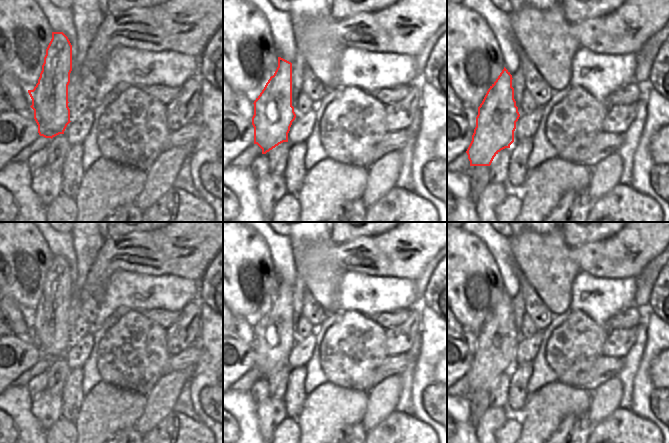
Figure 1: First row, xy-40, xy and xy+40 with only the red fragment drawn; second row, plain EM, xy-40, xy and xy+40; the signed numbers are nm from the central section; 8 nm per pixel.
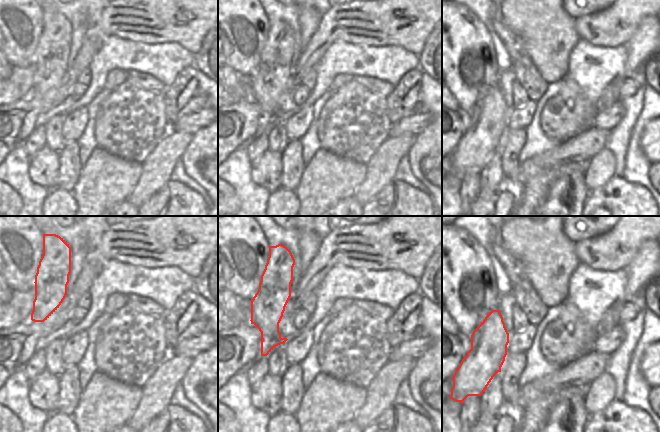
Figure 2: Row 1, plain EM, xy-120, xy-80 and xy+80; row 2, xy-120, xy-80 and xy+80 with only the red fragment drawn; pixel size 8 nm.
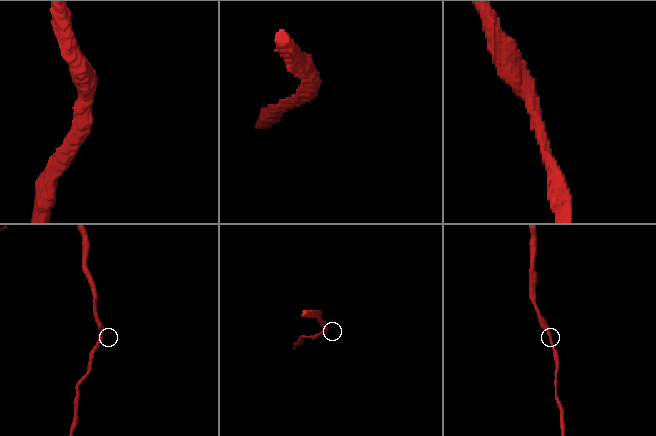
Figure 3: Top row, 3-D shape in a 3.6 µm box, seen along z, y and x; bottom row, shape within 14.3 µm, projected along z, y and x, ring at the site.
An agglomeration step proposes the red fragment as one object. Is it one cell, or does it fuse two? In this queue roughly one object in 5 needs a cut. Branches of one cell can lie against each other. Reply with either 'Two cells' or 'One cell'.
One cell.

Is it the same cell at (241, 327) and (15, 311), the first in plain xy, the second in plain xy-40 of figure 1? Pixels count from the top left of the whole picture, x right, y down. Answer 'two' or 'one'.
one

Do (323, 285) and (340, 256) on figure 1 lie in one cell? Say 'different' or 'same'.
different

